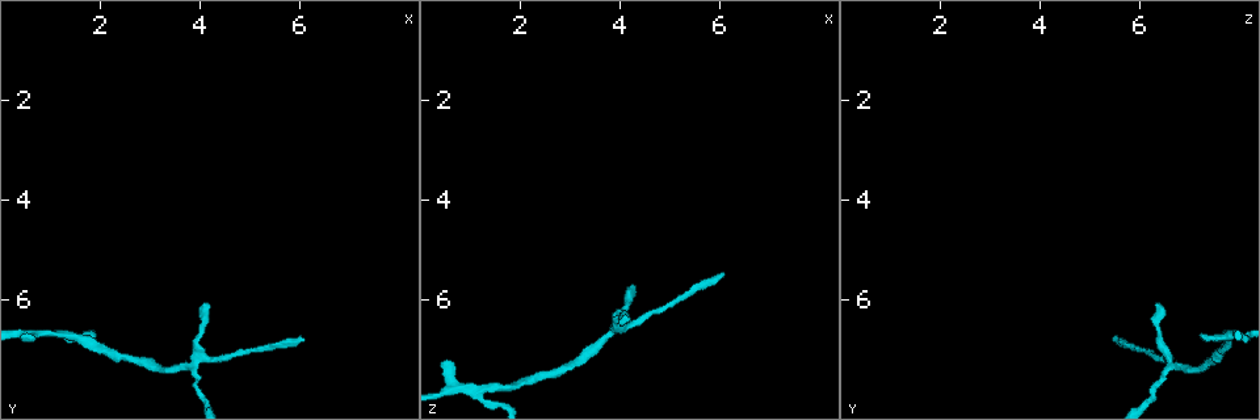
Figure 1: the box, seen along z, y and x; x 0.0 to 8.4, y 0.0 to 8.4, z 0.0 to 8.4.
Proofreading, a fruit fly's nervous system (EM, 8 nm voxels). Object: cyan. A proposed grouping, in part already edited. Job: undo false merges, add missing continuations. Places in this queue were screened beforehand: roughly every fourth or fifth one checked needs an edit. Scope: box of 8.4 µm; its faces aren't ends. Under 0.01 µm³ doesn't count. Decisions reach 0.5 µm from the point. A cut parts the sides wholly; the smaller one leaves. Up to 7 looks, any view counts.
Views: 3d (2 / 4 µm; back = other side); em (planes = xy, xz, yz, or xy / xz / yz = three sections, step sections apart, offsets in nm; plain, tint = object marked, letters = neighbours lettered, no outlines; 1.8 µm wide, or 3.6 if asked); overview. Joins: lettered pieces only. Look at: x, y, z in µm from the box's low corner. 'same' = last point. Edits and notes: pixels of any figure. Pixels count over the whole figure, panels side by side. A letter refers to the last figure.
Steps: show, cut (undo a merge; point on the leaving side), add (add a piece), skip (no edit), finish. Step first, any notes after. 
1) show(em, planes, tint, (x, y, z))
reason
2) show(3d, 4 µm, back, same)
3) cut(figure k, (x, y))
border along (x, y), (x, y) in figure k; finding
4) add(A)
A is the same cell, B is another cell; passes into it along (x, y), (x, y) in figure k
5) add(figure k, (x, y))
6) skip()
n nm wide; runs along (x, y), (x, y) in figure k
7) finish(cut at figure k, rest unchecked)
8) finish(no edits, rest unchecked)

show(3d, 4 µm, (4.15, 6.10, 6.45))
tapers out

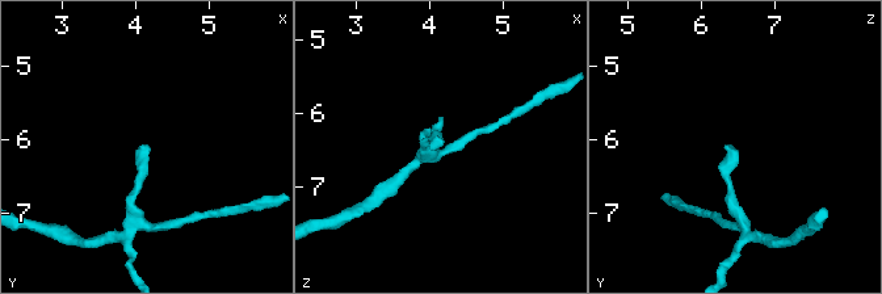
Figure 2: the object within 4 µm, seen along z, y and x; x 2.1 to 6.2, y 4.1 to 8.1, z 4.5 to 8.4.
show(em, yz, step 16, tint, (4.15, 6.10, 6.40))
now the EM

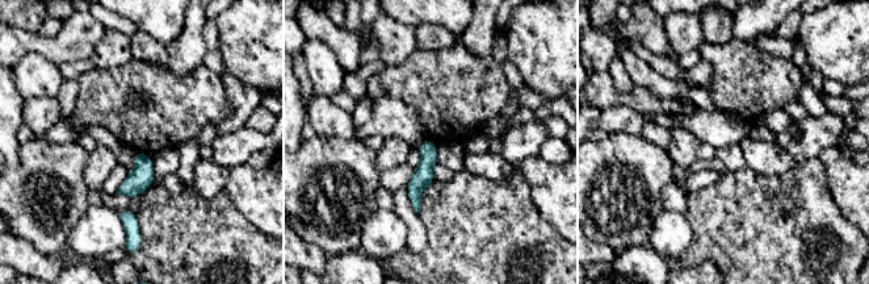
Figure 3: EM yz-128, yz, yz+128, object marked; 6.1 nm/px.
show(em, planes, letters, same)
another direction

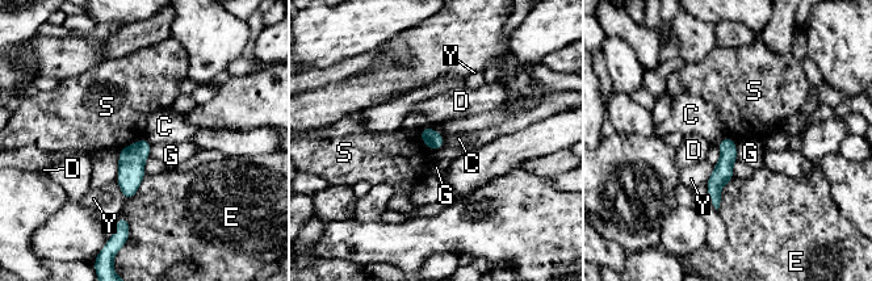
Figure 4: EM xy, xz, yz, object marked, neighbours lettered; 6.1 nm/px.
skip()
C, D, E, G, S and Y are other cells; runs along (728, 141), (716, 202) in figure 4; no lettered piece goes on from it

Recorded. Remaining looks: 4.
show(em, 3.6 µm, planes, letters, (1.40, 6.70, 7.80))
sharp bend

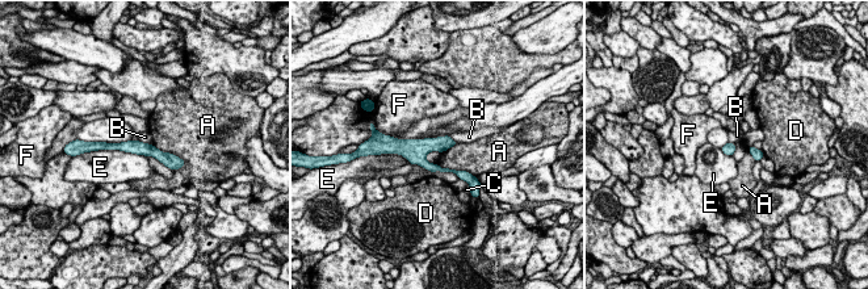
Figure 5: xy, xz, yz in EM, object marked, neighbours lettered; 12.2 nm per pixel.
skip()
A, B, C, D, E and F are other cells; runs along (105, 146), (139, 147), (177, 162) in figure 5; continuous, no second neuron

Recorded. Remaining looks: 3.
show(em, planes, letters, (6.05, 6.80, 5.50))

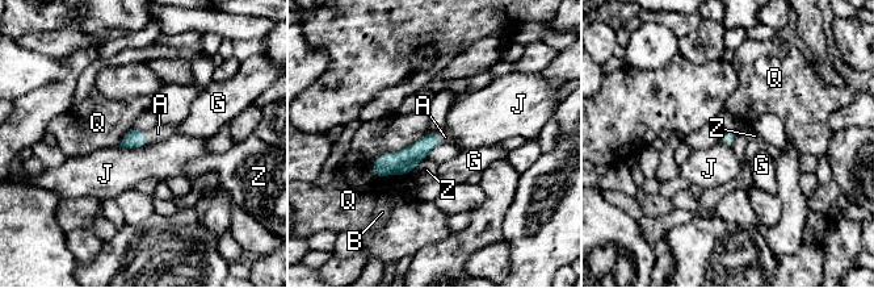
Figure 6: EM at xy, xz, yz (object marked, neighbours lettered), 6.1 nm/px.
add(A)
Q touches over 420 nm; A is the same cell, B, G, J, Q and Z are other cells; the neuron continues

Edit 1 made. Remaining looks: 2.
finish(add at figure 6, rest unchecked)

